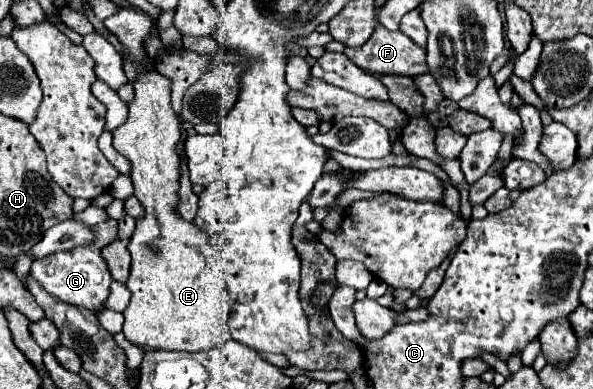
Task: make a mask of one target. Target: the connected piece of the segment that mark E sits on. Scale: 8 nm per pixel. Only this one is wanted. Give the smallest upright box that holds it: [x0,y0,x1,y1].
[113,64,231,352]

